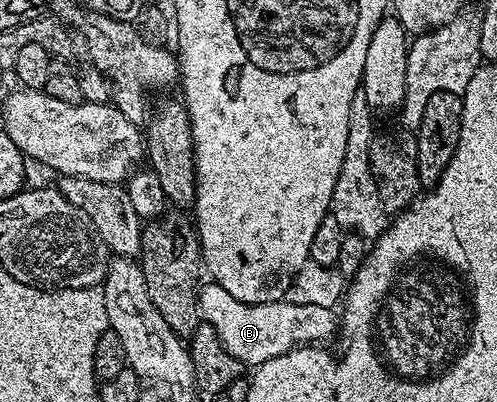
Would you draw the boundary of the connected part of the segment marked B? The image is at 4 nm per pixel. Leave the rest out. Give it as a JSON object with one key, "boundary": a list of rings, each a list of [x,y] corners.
{"boundary":[[[214,283],[204,284],[198,299],[200,318],[215,328],[225,351],[247,367],[257,367],[269,359],[277,359],[277,355],[301,345],[327,343],[323,341],[331,336],[334,338],[337,333],[336,314],[325,307],[289,303],[286,299],[254,305],[233,299],[225,287]]]}

